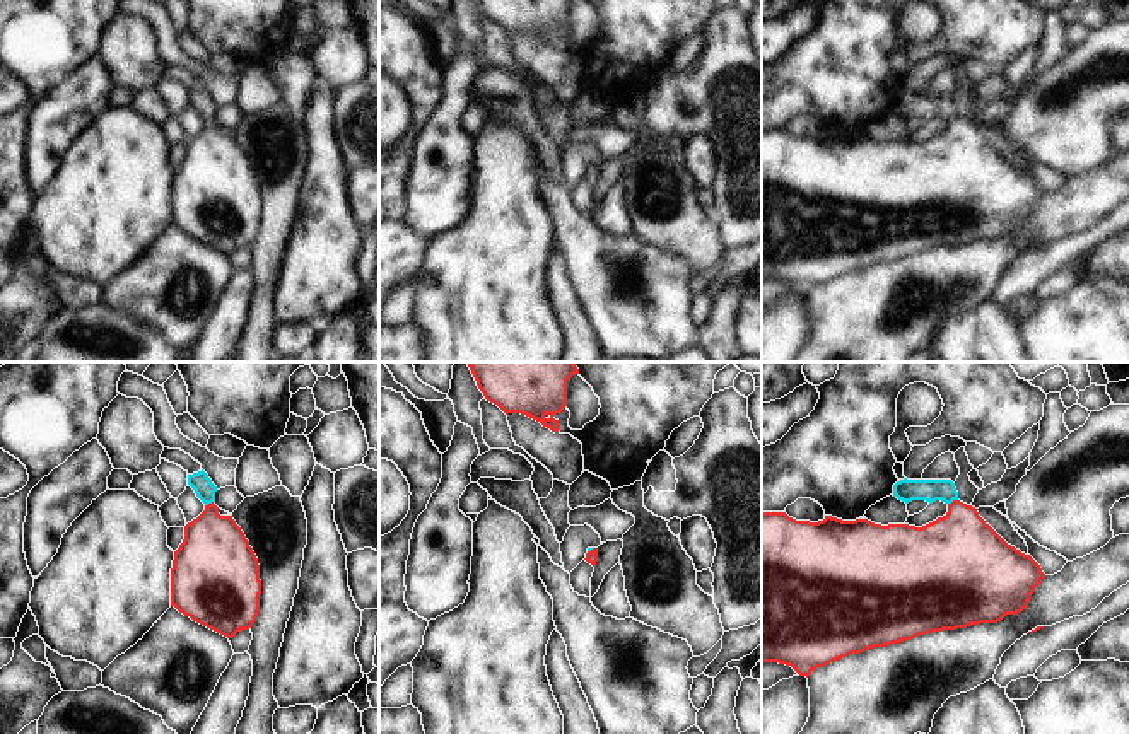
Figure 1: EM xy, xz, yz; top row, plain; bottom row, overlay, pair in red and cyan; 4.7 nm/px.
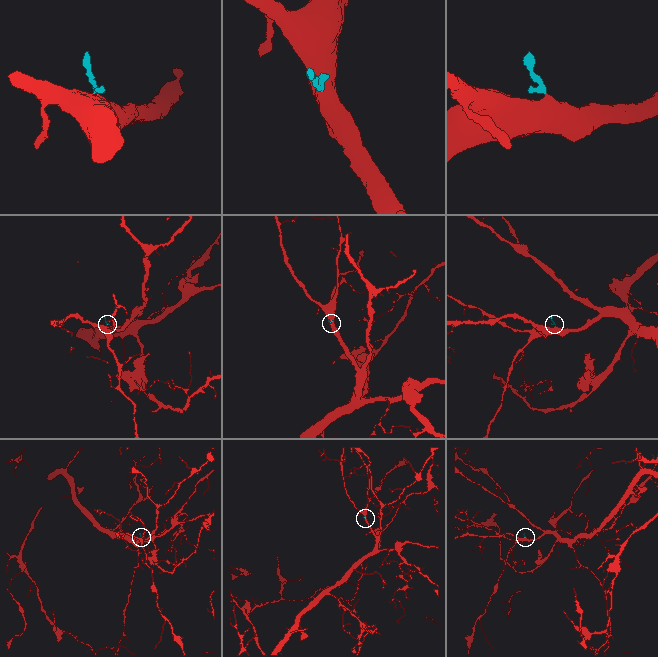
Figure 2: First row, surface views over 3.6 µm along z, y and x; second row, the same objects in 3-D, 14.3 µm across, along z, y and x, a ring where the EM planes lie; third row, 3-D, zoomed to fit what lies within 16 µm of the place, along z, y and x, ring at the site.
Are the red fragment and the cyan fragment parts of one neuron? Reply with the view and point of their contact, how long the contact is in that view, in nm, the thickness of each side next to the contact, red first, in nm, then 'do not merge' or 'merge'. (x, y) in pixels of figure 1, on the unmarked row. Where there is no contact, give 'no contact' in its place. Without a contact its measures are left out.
yz (953, 118) | 50 nm | 380/110 nm | merge

